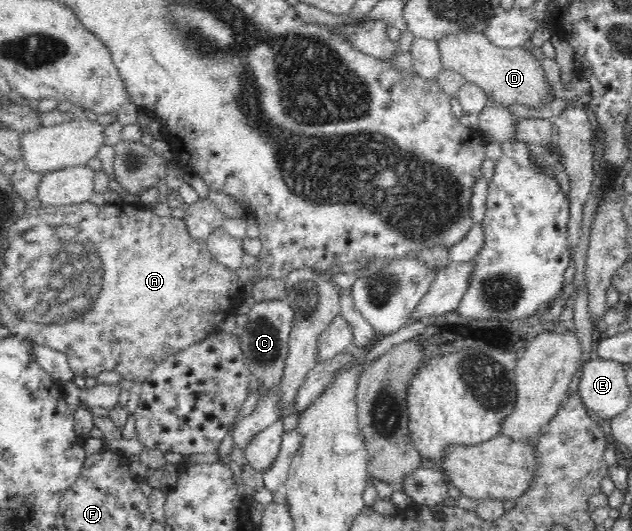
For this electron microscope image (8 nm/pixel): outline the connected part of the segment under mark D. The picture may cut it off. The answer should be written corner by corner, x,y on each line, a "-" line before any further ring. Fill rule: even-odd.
461,32
446,35
438,41
442,67
454,69
464,75
466,83
473,83
483,89
496,105
527,105
539,107
555,99
552,85
545,77
545,71
535,55
521,46
503,47
495,45
484,32

